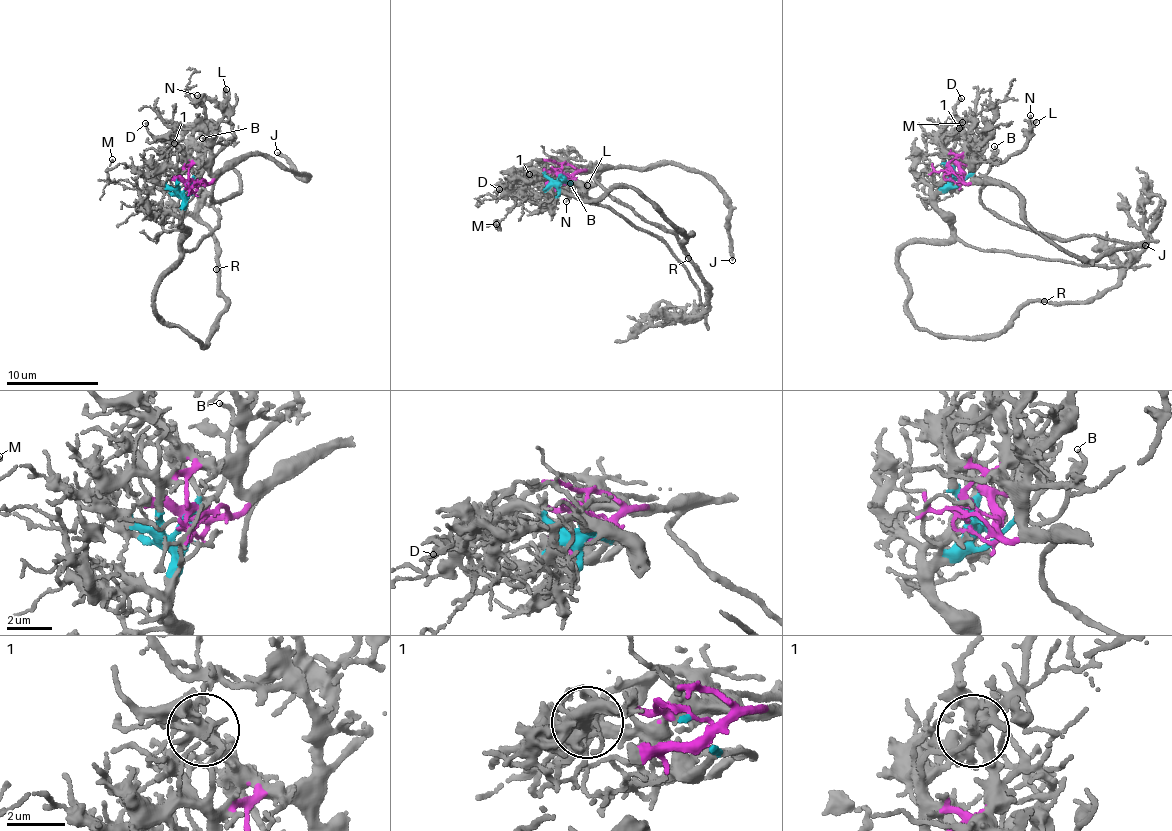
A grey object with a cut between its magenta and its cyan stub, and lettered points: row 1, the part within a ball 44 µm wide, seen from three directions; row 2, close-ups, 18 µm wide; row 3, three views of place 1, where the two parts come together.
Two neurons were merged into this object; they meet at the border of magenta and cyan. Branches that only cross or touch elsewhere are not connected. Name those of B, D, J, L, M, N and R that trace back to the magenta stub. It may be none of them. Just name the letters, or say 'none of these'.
D, J, L, N

